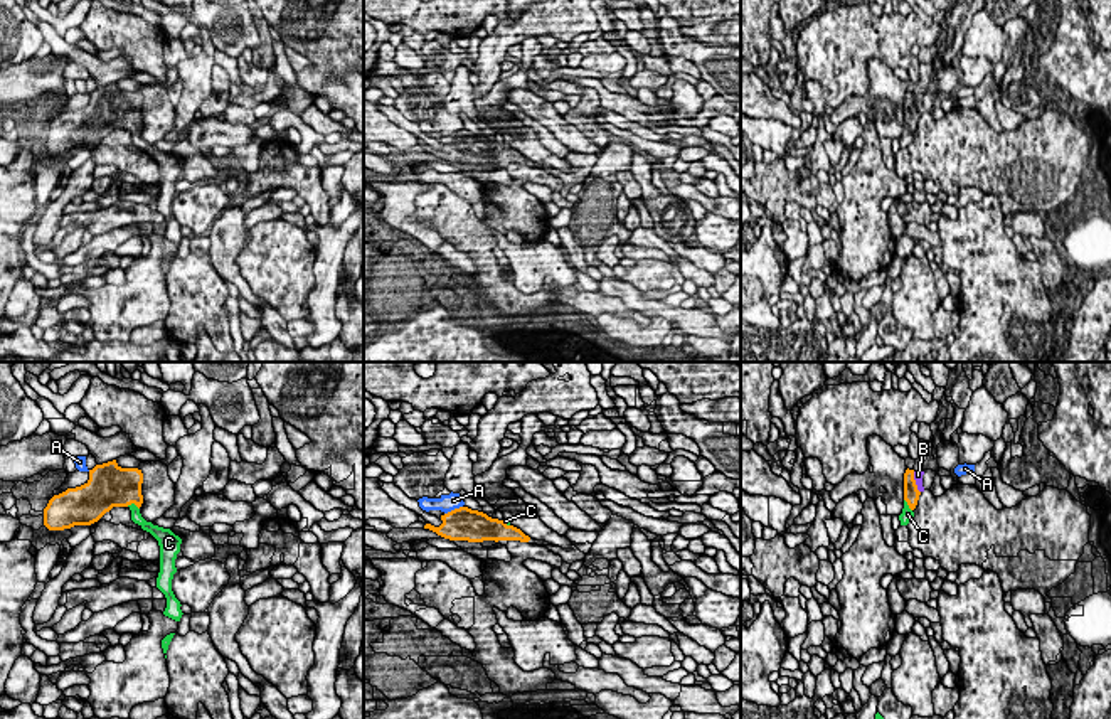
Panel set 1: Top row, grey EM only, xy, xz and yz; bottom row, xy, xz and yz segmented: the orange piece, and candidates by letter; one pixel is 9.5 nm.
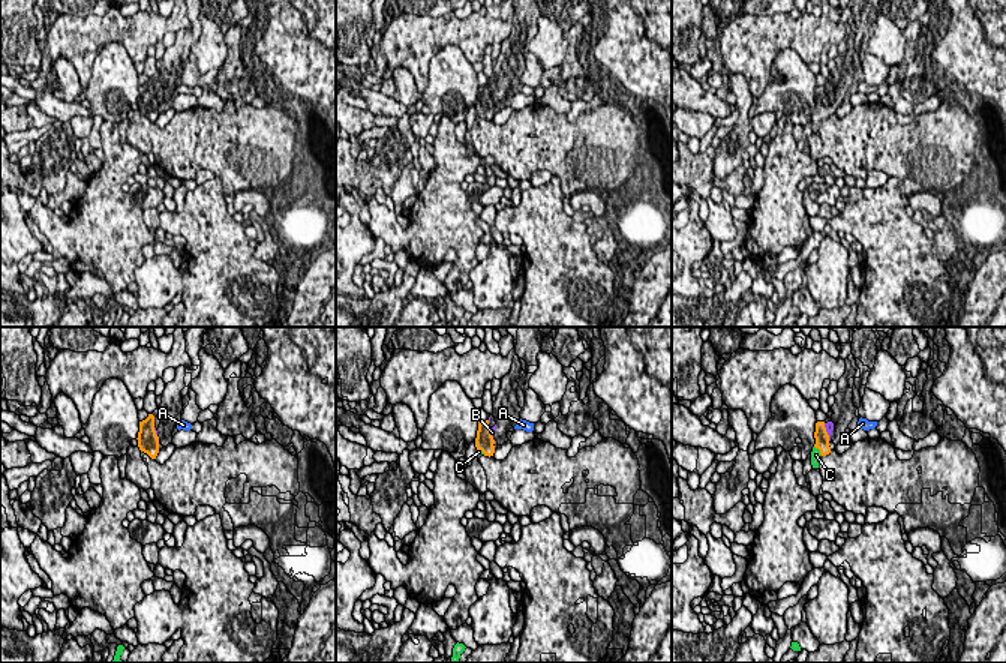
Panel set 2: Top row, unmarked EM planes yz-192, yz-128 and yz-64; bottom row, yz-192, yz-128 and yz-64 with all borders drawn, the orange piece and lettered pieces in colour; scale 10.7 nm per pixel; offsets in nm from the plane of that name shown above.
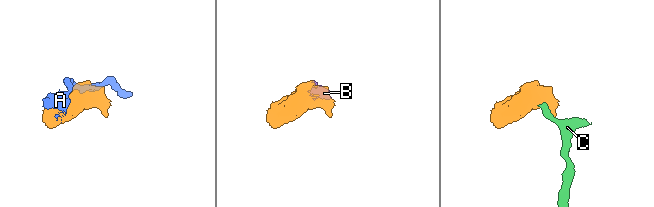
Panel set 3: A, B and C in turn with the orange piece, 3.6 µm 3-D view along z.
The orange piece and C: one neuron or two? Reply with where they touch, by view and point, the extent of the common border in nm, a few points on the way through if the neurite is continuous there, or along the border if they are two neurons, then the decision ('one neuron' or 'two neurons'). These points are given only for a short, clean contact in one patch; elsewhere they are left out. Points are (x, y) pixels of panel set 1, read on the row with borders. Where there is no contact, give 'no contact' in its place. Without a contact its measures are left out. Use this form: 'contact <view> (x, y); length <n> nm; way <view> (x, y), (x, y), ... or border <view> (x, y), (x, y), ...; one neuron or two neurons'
contact xy (133, 502); length 130 nm; way xy (113, 485), (133, 502), (137, 517); one neuron

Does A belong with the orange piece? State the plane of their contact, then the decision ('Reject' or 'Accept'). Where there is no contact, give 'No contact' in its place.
Touches orange in xz. Reject

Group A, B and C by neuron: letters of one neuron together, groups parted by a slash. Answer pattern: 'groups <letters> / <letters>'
groups A / B C

